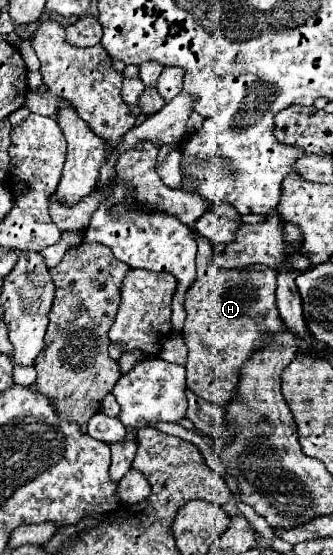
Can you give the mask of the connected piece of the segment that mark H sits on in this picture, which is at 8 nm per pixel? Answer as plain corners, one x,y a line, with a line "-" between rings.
197,237
197,245
199,245
199,251
197,251
197,277
195,277
193,285
191,285
191,287
187,289
187,293
185,293
185,313
187,313
187,317
185,317
185,325
183,325
183,329
181,329
183,341
185,341
187,349
189,349
189,359
187,359
187,363
185,363
185,369
187,369
187,387
189,387
195,395
199,395
199,397
203,397
203,399
207,399
207,401
213,401
213,403
217,403
217,405
227,405
227,403
233,399
233,389
235,389
237,383
239,383
239,369
241,369
241,365
251,357
251,353
253,353
255,349
259,349
261,345
265,345
265,343
263,343
265,339
269,339
269,337
271,337
273,333
277,333
277,331
285,331
283,321
281,321
281,317
279,317
279,313
277,313
277,307
275,307
277,269
267,267
267,265
247,265
247,267
241,267
241,269
219,269
219,267
213,263
213,245
209,245
209,241
205,241
203,237

